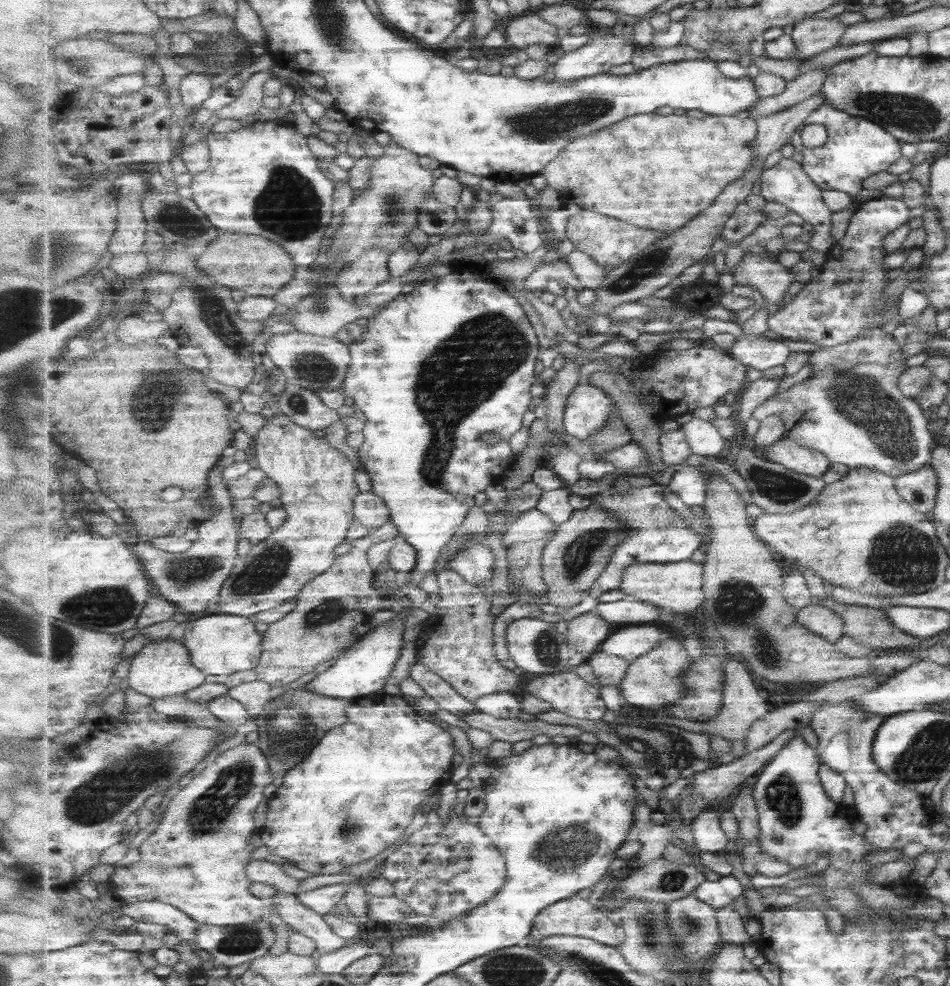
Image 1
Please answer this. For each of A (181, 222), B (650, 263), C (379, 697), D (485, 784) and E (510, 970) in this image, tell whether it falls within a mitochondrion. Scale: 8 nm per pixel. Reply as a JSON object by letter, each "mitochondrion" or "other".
{"A":"mitochondrion","B":"mitochondrion","C":"other","D":"other","E":"mitochondrion"}

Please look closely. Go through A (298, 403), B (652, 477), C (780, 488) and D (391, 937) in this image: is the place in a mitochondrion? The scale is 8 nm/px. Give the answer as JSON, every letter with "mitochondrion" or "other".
{"A":"mitochondrion","B":"other","C":"mitochondrion","D":"other"}

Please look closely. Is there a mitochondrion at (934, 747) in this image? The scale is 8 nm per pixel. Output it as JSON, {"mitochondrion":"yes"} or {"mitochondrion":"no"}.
{"mitochondrion":"yes"}

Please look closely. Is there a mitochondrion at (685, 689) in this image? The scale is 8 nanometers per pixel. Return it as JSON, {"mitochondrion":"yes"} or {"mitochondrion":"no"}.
{"mitochondrion":"no"}

